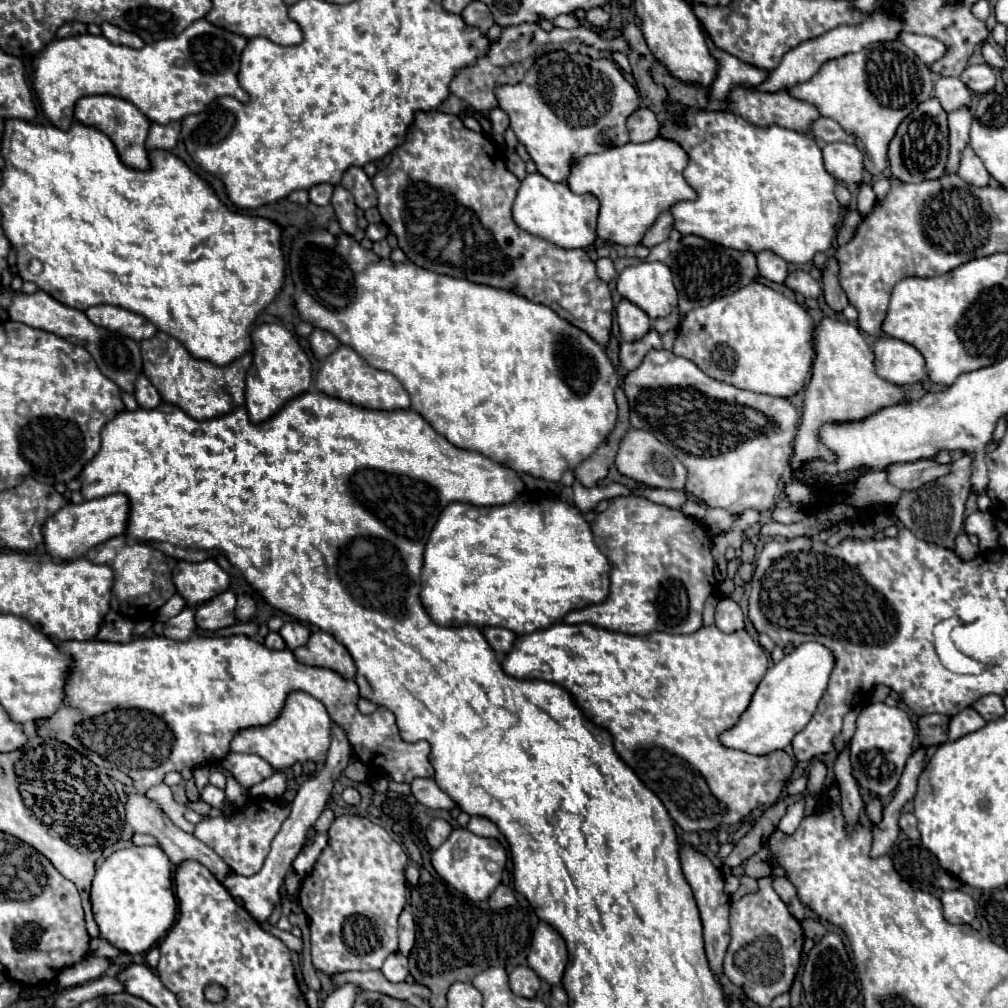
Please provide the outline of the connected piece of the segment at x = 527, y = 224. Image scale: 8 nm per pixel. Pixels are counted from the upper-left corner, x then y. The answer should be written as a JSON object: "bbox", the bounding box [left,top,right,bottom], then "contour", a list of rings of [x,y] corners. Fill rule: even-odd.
{"bbox":[512,173,600,249],"contour":[[[540,173],[528,175],[516,195],[512,217],[520,229],[534,233],[562,249],[588,247],[596,241],[596,219],[600,201],[594,195],[574,195],[566,183],[552,183]]]}

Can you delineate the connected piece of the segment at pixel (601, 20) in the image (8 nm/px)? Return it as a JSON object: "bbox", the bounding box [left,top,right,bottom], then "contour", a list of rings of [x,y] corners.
{"bbox":[586,7,610,27],"contour":[[[596,7],[596,9],[590,9],[590,11],[586,13],[586,19],[588,19],[592,25],[596,25],[596,27],[606,27],[608,21],[610,21],[610,13],[606,13],[604,9]]]}

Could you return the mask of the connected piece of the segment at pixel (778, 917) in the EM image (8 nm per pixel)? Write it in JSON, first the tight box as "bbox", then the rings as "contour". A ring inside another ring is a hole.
{"bbox":[724,863,802,1007],"contour":[[[772,863],[772,873],[758,879],[758,893],[748,893],[740,901],[734,901],[730,905],[730,925],[732,925],[732,941],[724,959],[724,975],[738,987],[744,989],[746,997],[754,1001],[760,1007],[768,1007],[774,997],[788,993],[790,985],[796,977],[798,965],[800,965],[800,953],[802,953],[802,927],[796,917],[790,915],[784,901],[778,897],[778,893],[772,887],[774,877],[788,875],[786,869],[780,863]]]}

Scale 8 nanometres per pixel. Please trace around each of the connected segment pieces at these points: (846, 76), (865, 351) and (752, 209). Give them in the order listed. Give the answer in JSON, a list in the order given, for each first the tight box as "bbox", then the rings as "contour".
[{"bbox":[788,39,934,177],"contour":[[[894,39],[894,41],[872,43],[872,45],[864,47],[864,51],[848,53],[848,55],[842,55],[838,59],[826,61],[812,79],[808,79],[806,83],[794,85],[788,93],[792,97],[800,99],[800,101],[816,105],[820,115],[838,121],[848,133],[854,133],[856,147],[868,157],[864,167],[866,167],[866,171],[870,175],[876,177],[876,175],[882,175],[886,171],[886,167],[888,167],[888,157],[886,157],[888,143],[894,137],[900,121],[908,113],[912,113],[918,107],[918,103],[926,101],[932,95],[932,89],[934,89],[934,75],[926,67],[926,63],[922,63],[916,57],[914,51],[906,49],[906,45],[902,45],[902,41]]]},{"bbox":[790,319,908,473],"contour":[[[822,319],[818,329],[814,329],[812,345],[816,349],[814,371],[806,387],[802,421],[796,433],[796,441],[794,441],[794,457],[790,459],[790,467],[794,473],[810,459],[822,459],[828,463],[836,461],[836,453],[820,441],[822,425],[862,421],[874,415],[878,409],[884,409],[886,405],[898,405],[898,403],[908,401],[900,385],[894,385],[878,377],[876,363],[874,363],[874,351],[864,341],[862,333],[854,325],[840,323],[834,319]]]},{"bbox":[660,105,840,265],"contour":[[[668,105],[668,117],[666,117],[666,121],[660,123],[660,135],[678,141],[690,155],[690,163],[684,169],[684,177],[692,185],[692,189],[698,193],[698,199],[696,201],[680,201],[670,209],[670,213],[674,213],[674,227],[682,235],[706,237],[708,241],[714,241],[718,245],[726,245],[728,249],[742,249],[742,251],[752,251],[752,253],[772,251],[778,257],[782,257],[784,261],[796,263],[796,265],[810,263],[814,253],[818,253],[818,251],[824,253],[832,247],[832,241],[834,241],[836,229],[838,229],[838,221],[840,221],[840,205],[838,205],[838,199],[834,195],[836,179],[826,171],[824,159],[822,159],[822,149],[816,145],[814,137],[786,129],[786,127],[778,127],[778,125],[756,127],[756,125],[748,123],[746,119],[742,119],[740,115],[730,113],[730,111],[700,111],[700,109],[690,109],[690,107],[684,107],[684,105]]]}]

